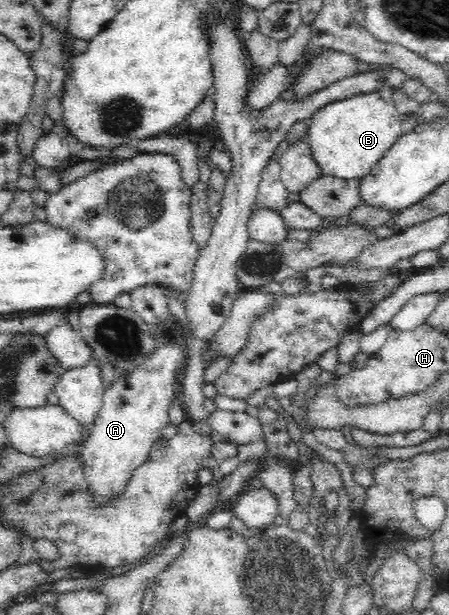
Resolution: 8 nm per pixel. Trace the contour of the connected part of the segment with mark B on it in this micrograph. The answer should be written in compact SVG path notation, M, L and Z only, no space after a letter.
M383 86L377 91L323 106L309 119L304 140L309 145L321 175L343 180L358 179L370 173L401 136L401 118L394 105L391 89Z

